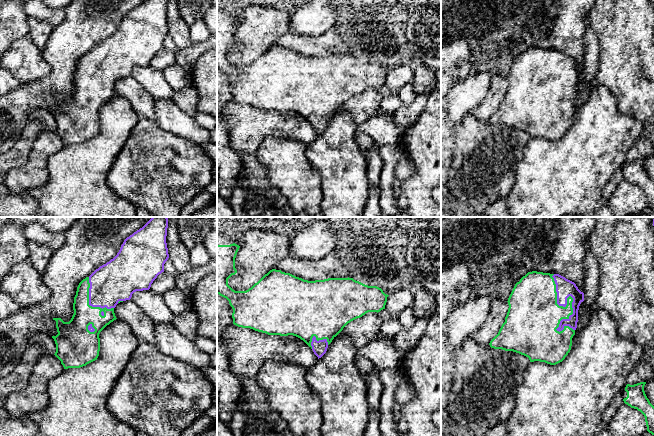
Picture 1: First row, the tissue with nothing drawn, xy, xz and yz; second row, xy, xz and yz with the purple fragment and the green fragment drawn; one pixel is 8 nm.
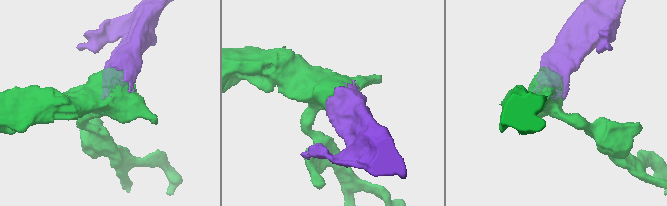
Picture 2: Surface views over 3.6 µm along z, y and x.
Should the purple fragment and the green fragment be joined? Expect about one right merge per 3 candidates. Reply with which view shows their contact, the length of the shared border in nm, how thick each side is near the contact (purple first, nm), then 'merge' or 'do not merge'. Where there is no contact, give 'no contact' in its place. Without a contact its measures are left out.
meets purple in yz; contact 480 nm long; 140 nm thick on the purple side, 240 nm on the other; merge

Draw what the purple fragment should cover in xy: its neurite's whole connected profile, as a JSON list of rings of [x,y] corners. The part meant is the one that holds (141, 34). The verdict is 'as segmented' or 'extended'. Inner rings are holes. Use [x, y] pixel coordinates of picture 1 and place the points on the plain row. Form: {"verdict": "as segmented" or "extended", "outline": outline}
{"verdict": "extended", "outline": [[[145,0],[142,4],[127,13],[117,31],[106,40],[96,45],[89,53],[83,55],[74,73],[74,90],[69,98],[61,94],[53,94],[56,97],[58,110],[52,112],[56,120],[55,132],[61,137],[64,145],[80,144],[97,136],[100,127],[100,108],[111,98],[116,96],[114,84],[120,78],[130,76],[136,67],[149,66],[153,57],[164,48],[164,40],[169,34],[166,19],[168,0]]]}

